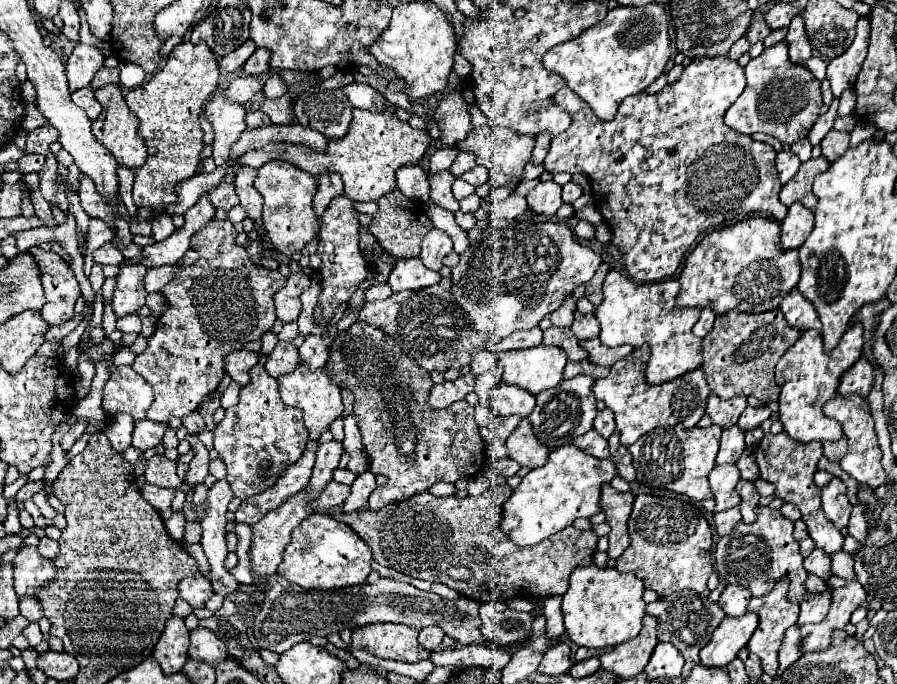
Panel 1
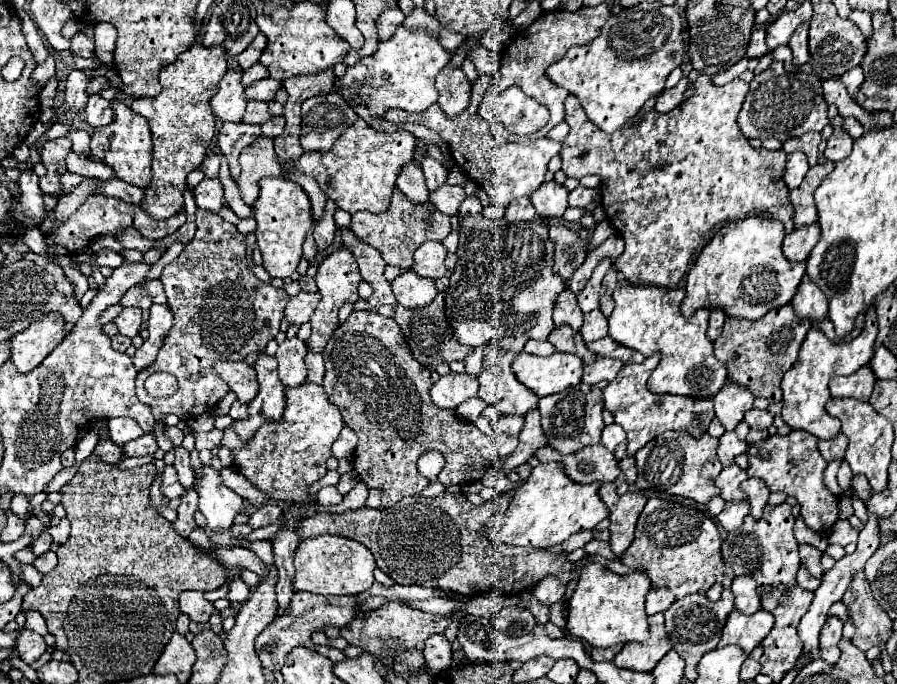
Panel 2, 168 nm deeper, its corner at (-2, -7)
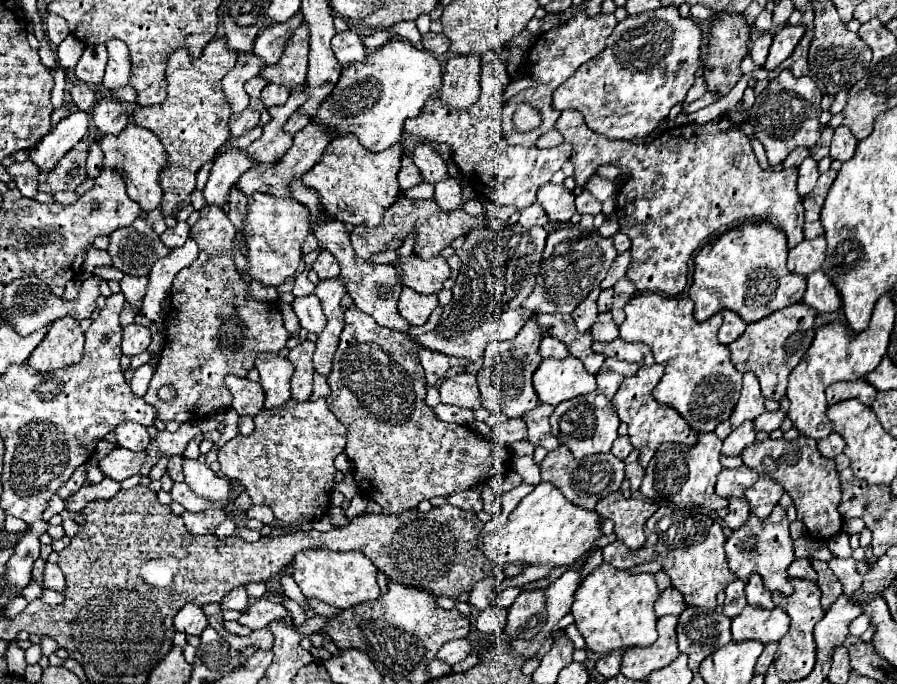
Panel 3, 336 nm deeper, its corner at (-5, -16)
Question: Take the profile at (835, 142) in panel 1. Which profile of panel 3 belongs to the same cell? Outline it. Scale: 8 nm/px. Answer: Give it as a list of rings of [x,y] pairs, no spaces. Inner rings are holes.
[[[838,126],[834,130],[834,138],[832,138],[832,146],[830,146],[830,158],[832,160],[840,160],[846,162],[854,156],[858,140],[852,136],[852,132],[848,132],[848,128]]]

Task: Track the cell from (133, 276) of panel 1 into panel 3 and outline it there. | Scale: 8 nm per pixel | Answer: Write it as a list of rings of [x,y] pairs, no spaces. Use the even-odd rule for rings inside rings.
[[[128,324],[122,330],[122,352],[128,356],[140,354],[148,348],[150,344],[150,330],[140,324]]]

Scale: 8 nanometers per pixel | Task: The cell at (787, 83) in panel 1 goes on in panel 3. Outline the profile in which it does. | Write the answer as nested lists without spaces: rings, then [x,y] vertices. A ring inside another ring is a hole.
[[[790,68],[782,70],[778,74],[778,78],[770,80],[766,90],[756,96],[756,102],[750,108],[748,120],[754,126],[756,138],[766,148],[770,166],[780,164],[794,148],[798,148],[798,146],[812,148],[818,142],[818,138],[820,138],[818,118],[822,114],[820,100],[822,100],[822,92],[812,82],[812,78],[810,76],[794,78]]]

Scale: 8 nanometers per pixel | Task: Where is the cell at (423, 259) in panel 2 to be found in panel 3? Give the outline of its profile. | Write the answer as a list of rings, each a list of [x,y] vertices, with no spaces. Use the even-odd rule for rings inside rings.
[[[410,256],[402,262],[402,270],[404,270],[404,286],[420,294],[440,292],[444,280],[450,276],[450,266],[442,256],[430,260]]]

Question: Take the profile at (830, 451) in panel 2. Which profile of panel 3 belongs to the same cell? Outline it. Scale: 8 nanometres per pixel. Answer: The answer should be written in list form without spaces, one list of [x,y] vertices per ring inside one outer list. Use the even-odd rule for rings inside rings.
[[[832,432],[828,438],[824,438],[824,440],[818,442],[818,450],[820,450],[820,454],[826,456],[826,458],[836,458],[838,454],[844,452],[844,446],[846,446],[846,444],[844,444],[844,438],[838,436],[836,432]]]

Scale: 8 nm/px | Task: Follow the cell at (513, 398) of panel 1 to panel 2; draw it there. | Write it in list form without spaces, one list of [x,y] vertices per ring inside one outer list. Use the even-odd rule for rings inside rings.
[[[489,341],[485,345],[485,355],[483,355],[483,371],[479,373],[479,397],[487,403],[487,405],[495,405],[501,413],[505,415],[525,415],[529,409],[537,407],[539,397],[529,391],[525,385],[517,383],[517,377],[511,369],[511,363],[517,359],[519,353],[513,351],[505,351],[499,347],[499,341]]]

